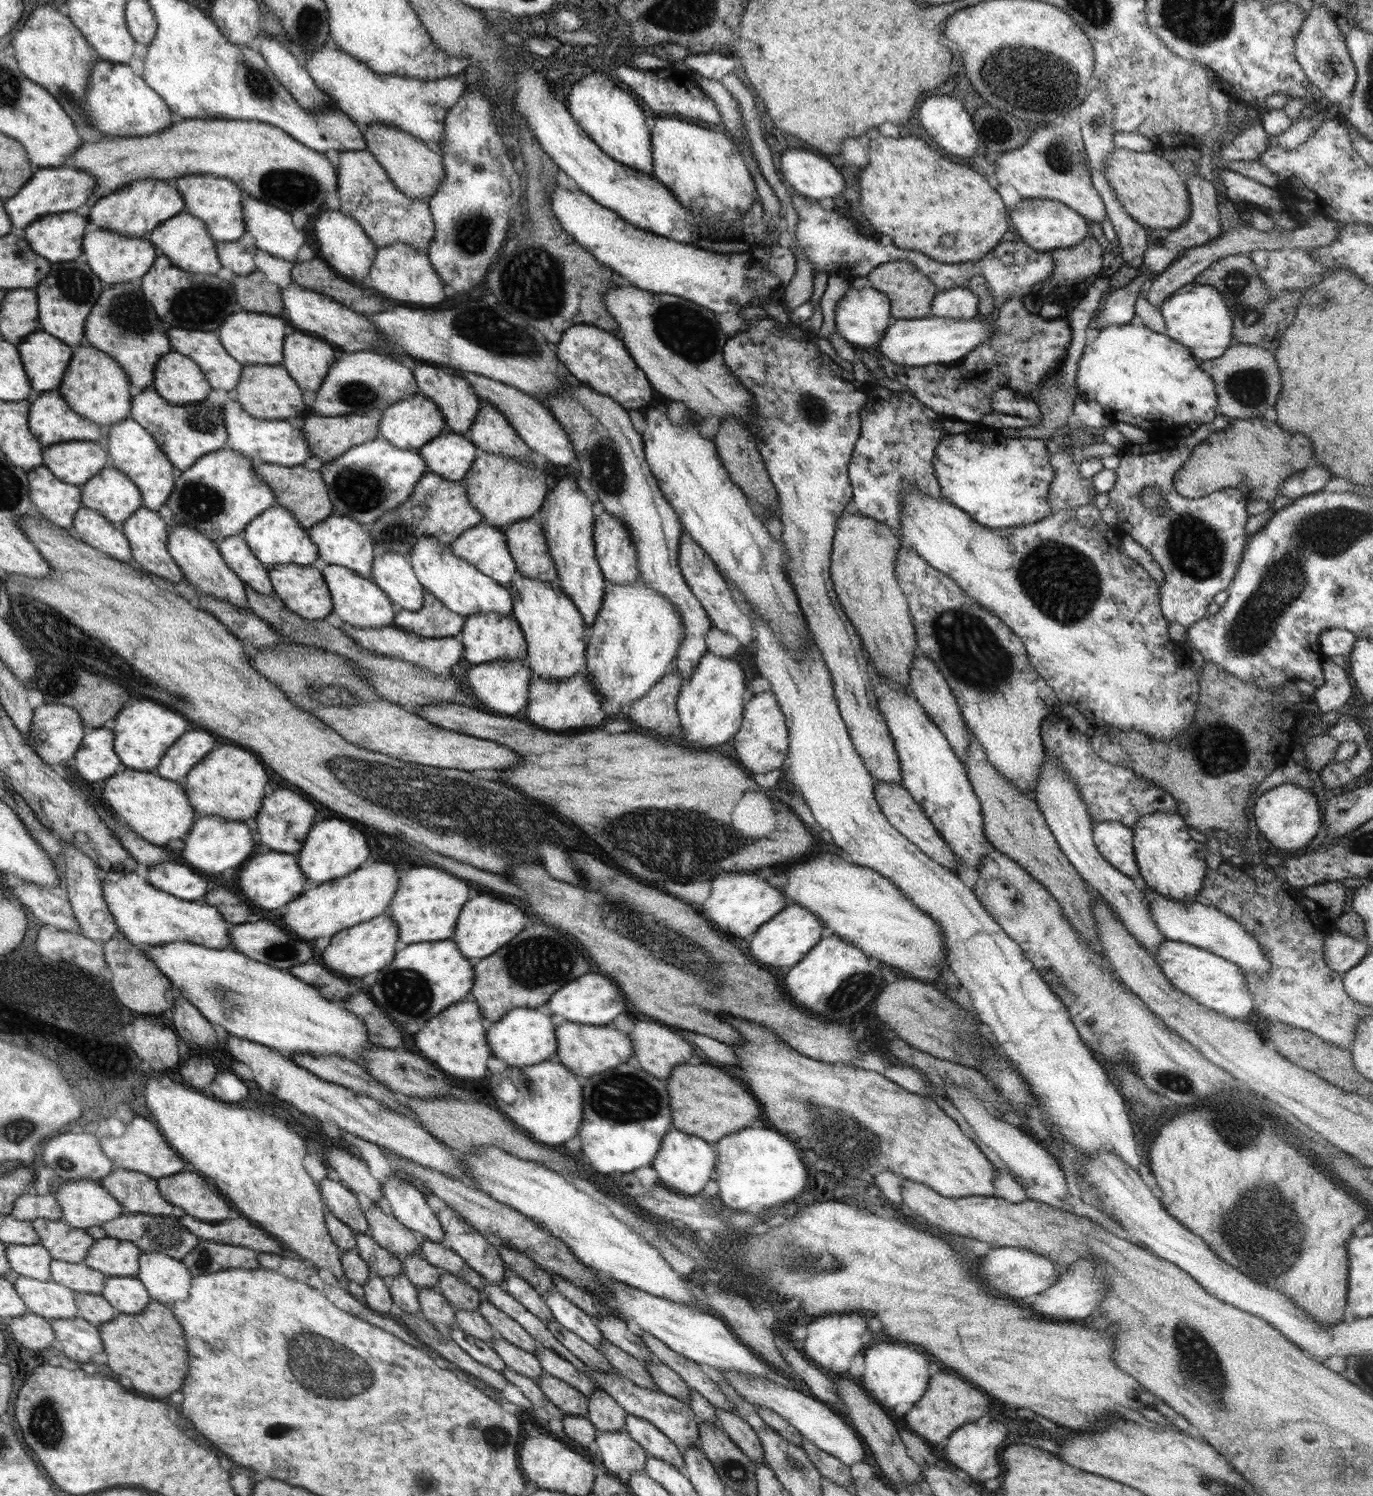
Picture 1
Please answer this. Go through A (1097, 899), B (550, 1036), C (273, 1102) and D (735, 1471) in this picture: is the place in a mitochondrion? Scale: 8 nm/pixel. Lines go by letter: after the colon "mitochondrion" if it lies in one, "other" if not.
A: other
B: other
C: other
D: mitochondrion

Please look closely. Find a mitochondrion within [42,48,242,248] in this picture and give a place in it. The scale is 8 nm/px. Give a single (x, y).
(67, 96)

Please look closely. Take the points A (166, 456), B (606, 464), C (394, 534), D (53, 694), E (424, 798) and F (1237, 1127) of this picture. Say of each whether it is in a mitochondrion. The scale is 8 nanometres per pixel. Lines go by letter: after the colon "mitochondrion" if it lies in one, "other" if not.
A: other
B: mitochondrion
C: mitochondrion
D: mitochondrion
E: mitochondrion
F: mitochondrion

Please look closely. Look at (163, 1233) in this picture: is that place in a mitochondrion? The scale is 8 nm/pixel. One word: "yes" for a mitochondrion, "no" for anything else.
yes

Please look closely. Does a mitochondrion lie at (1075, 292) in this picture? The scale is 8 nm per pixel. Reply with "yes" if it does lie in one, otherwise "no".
no

